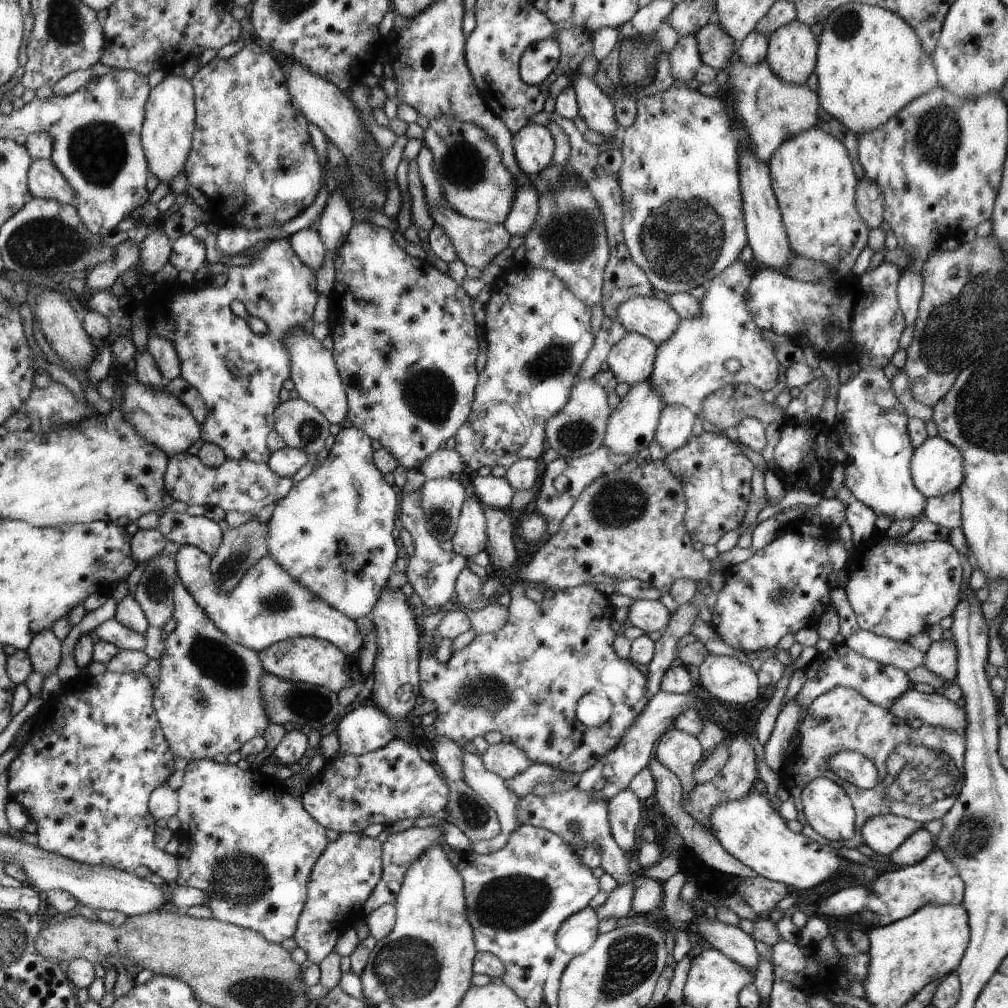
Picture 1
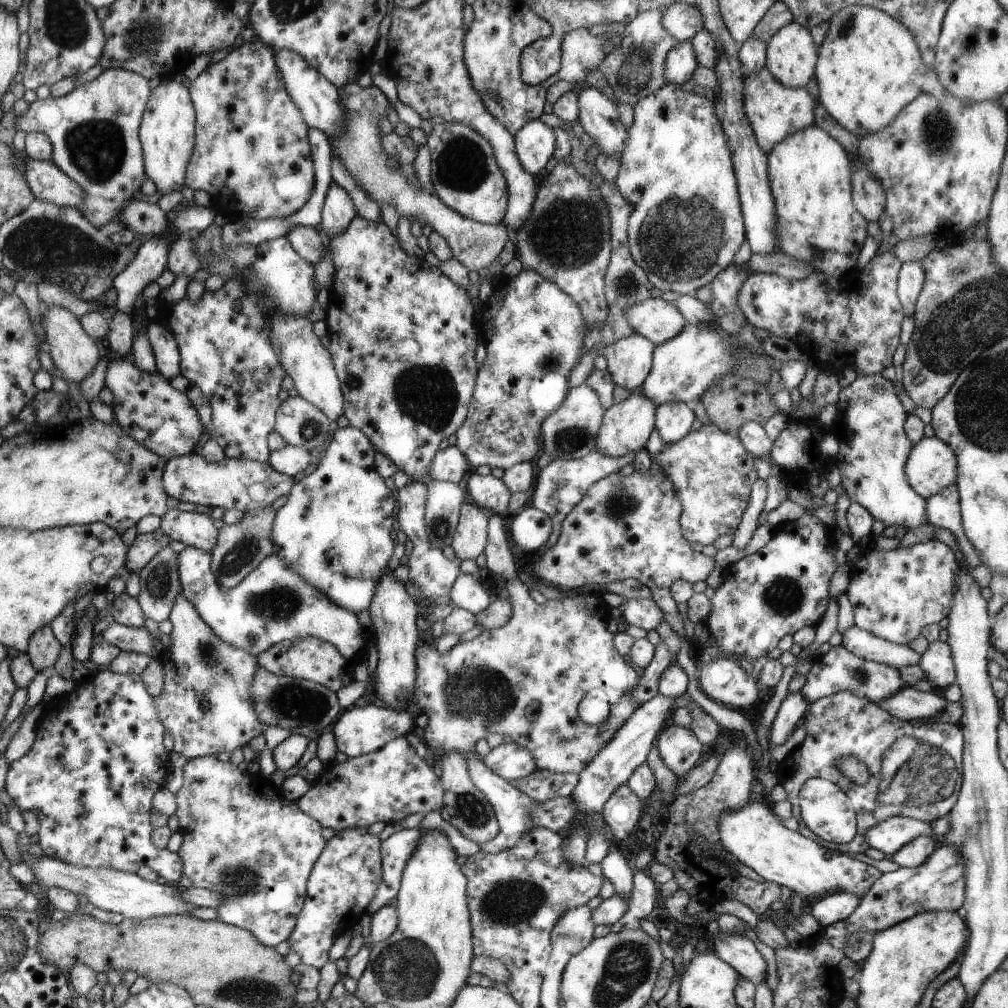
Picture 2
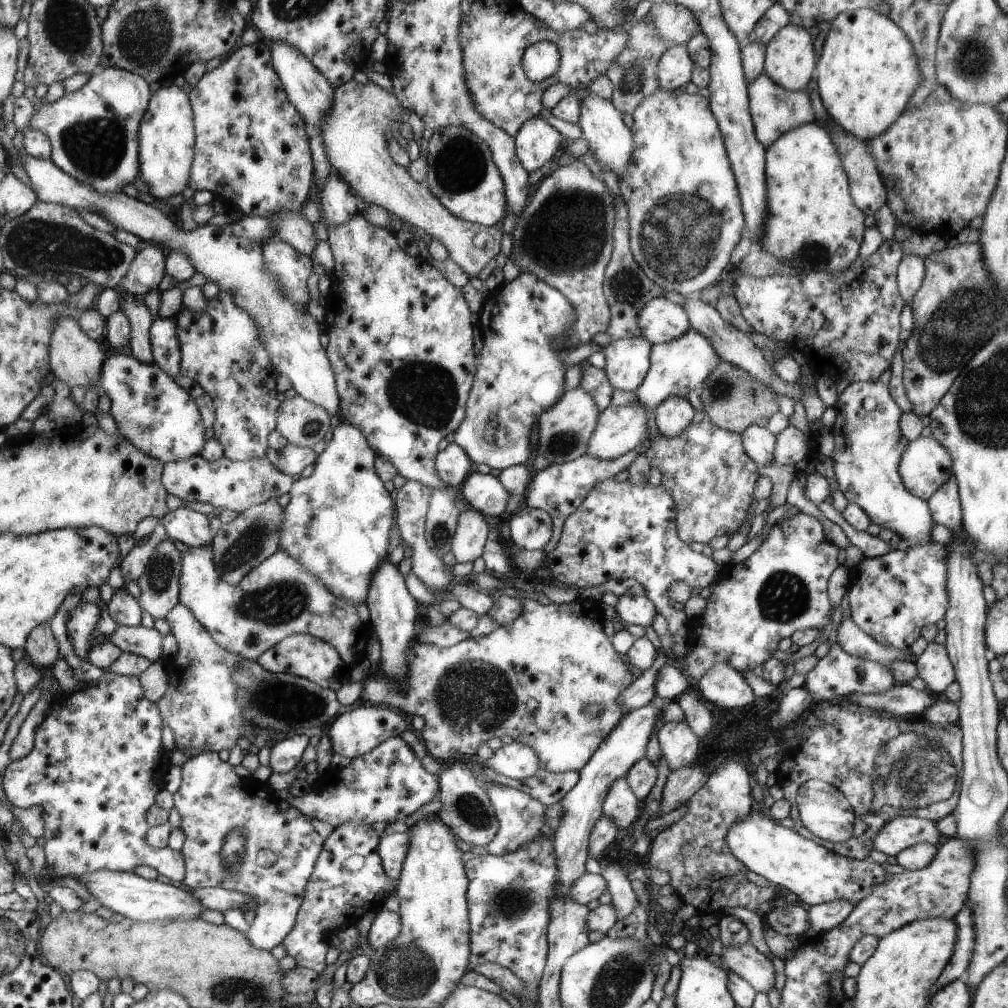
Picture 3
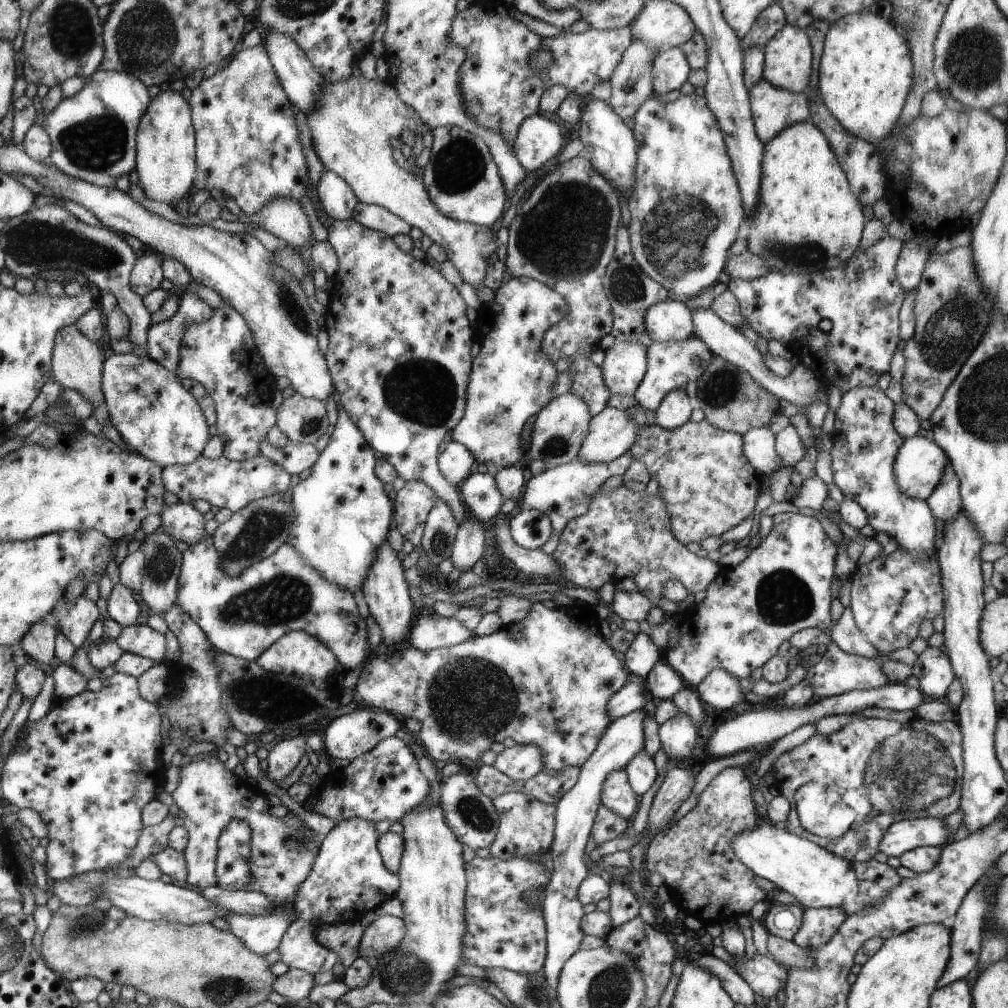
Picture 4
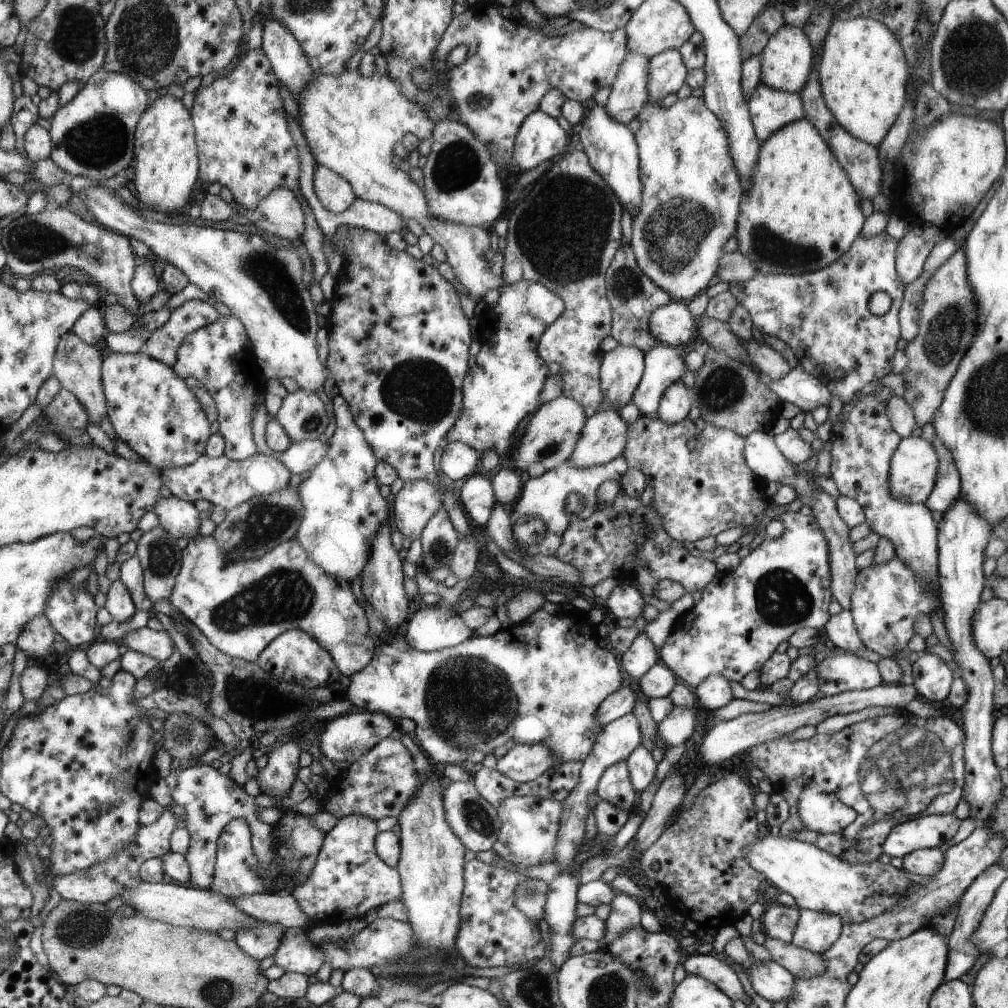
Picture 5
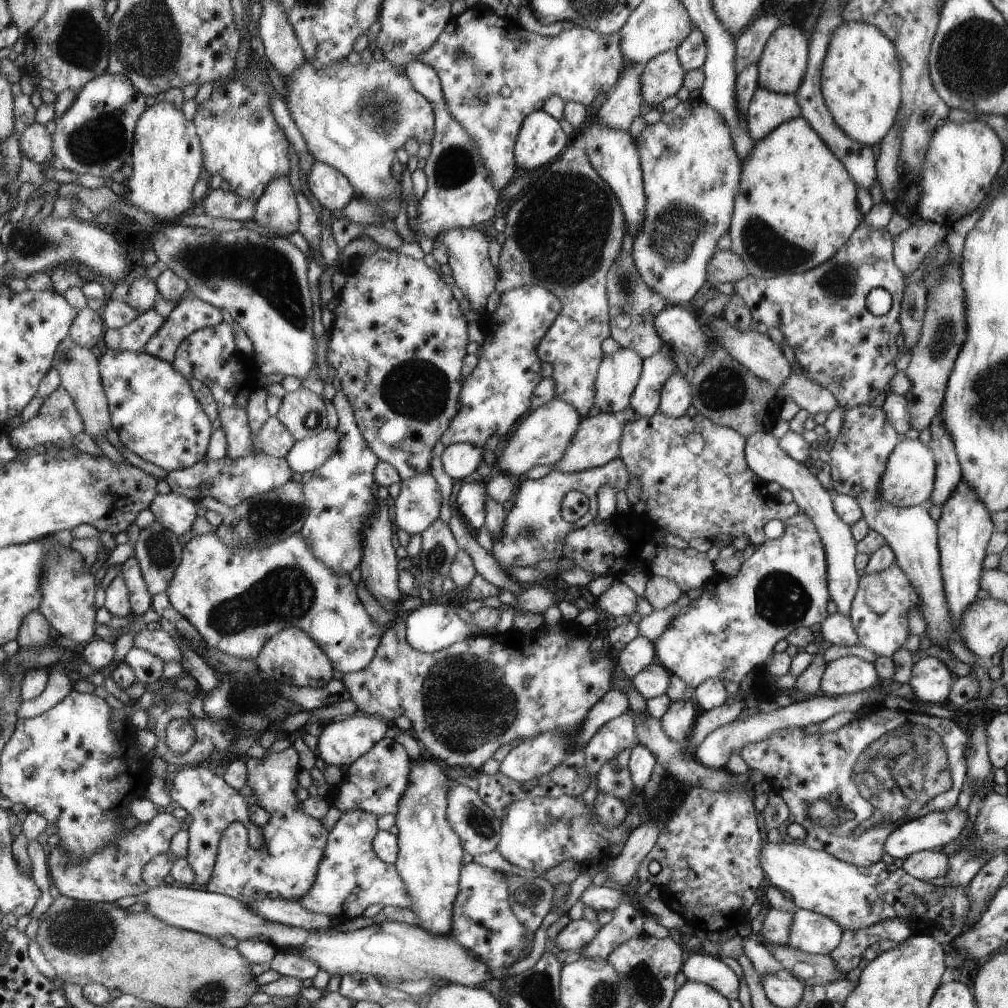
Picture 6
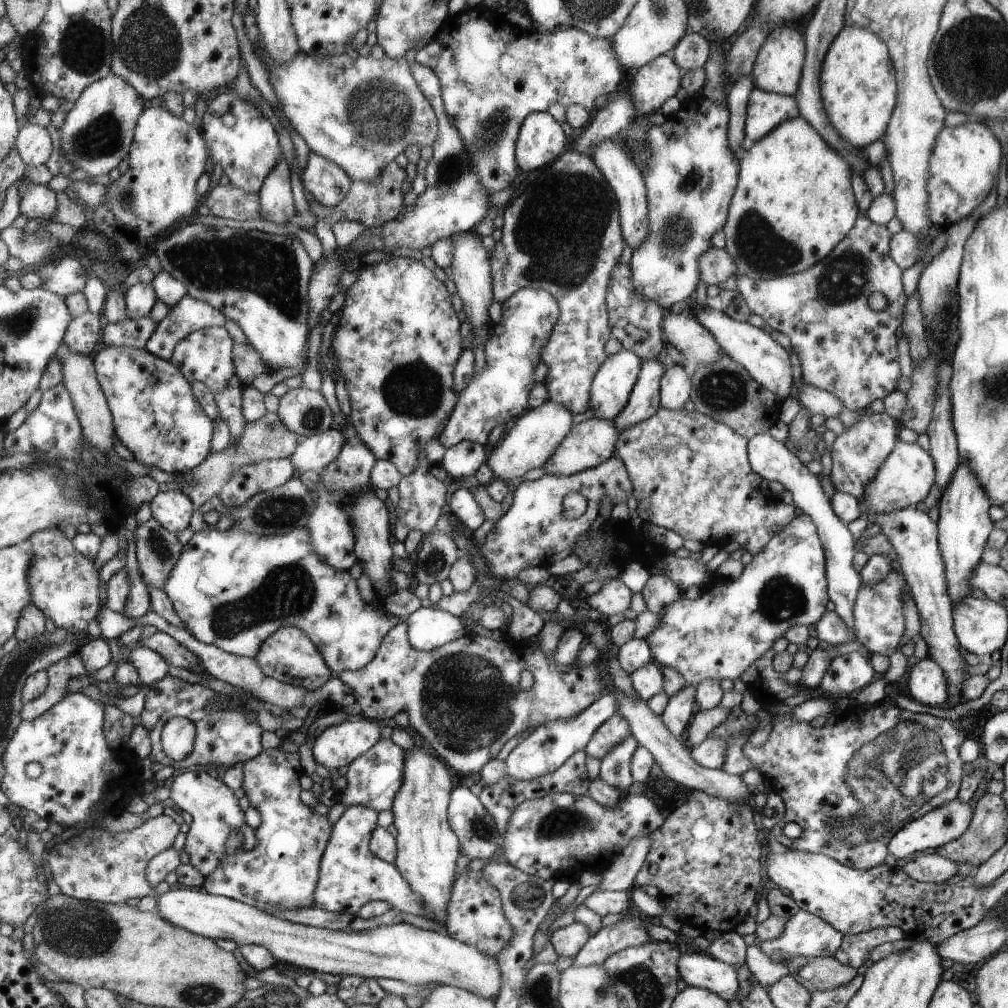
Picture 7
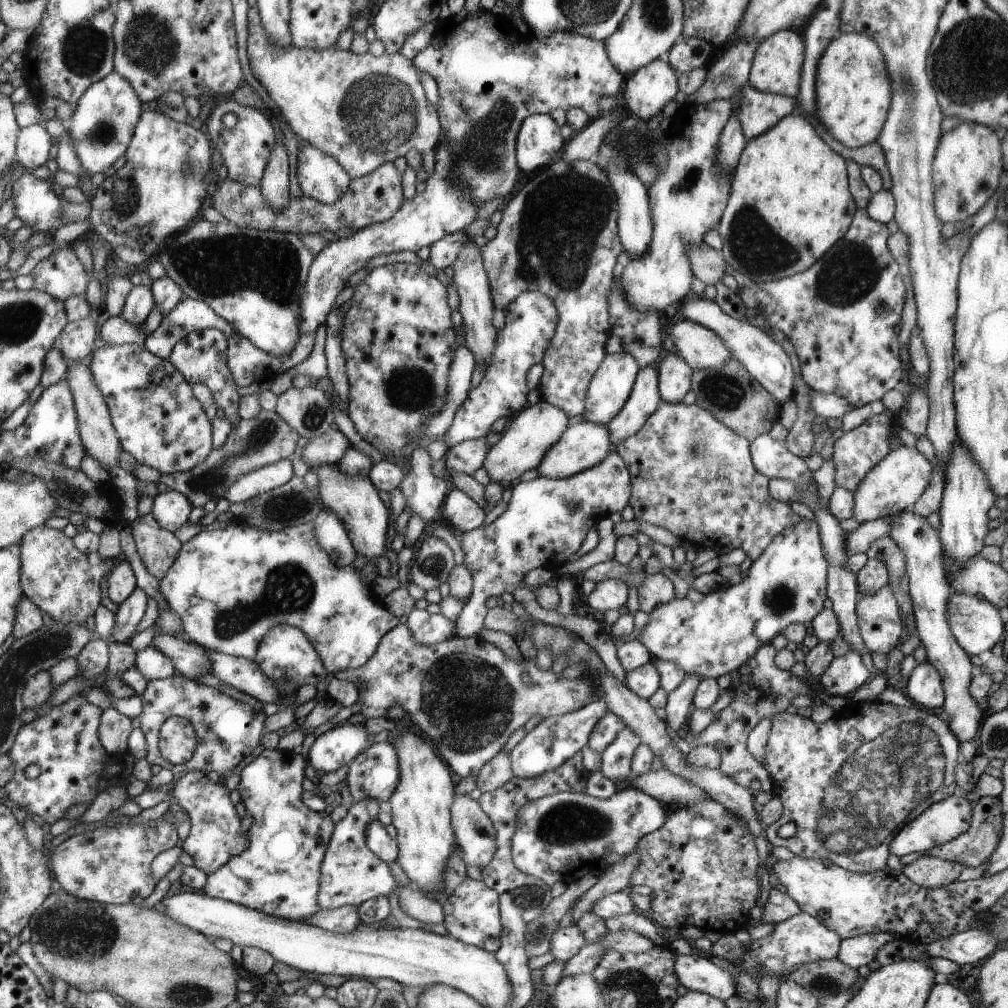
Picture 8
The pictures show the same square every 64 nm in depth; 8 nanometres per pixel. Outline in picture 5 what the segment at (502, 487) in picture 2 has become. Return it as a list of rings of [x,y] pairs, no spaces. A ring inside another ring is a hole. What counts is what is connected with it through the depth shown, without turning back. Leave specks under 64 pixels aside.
[[[479,472],[470,475],[460,485],[460,502],[472,525],[482,530],[498,503],[492,481]]]

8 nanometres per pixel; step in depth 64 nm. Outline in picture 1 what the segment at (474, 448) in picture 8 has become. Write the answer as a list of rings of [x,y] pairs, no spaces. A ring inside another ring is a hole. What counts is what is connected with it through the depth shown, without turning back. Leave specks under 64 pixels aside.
[[[441,447],[436,450],[428,459],[425,459],[418,470],[426,479],[456,478],[463,472],[464,462],[455,450],[448,450]]]

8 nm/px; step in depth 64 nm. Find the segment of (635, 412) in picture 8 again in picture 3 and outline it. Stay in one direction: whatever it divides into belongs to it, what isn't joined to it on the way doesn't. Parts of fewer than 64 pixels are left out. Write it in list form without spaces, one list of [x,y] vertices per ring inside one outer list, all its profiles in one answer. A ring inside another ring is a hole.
[[[688,330],[684,336],[676,338],[665,343],[656,343],[651,350],[651,366],[643,384],[636,389],[635,395],[638,402],[641,402],[646,408],[654,409],[668,396],[688,396],[692,390],[700,388],[700,382],[708,378],[708,374],[714,374],[714,368],[722,362],[720,354],[716,352],[716,346],[700,332]]]

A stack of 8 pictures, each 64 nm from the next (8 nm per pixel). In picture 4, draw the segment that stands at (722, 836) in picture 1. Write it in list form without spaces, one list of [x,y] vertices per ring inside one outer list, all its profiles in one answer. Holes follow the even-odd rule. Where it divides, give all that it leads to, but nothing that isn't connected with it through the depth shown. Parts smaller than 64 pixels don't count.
[[[758,824],[752,830],[742,830],[732,840],[735,854],[741,861],[761,878],[774,883],[776,890],[789,892],[804,909],[836,908],[840,906],[847,916],[864,910],[864,906],[878,906],[884,896],[900,884],[902,878],[895,868],[876,859],[867,862],[850,862],[840,858],[824,847],[780,830],[775,825]]]

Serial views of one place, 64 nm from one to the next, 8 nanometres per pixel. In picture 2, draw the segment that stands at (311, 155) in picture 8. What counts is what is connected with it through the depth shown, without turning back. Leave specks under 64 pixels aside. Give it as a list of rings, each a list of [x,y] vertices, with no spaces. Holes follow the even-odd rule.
[[[332,182],[321,213],[324,232],[330,239],[338,237],[349,228],[356,216],[358,213],[352,198],[346,190]]]

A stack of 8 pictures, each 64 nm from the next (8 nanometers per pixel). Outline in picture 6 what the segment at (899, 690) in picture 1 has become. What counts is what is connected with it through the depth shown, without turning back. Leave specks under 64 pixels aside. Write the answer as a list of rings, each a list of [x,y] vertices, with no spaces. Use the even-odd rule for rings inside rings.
[[[854,655],[844,656],[827,662],[820,693],[828,696],[852,694],[879,684],[881,681],[875,663]]]

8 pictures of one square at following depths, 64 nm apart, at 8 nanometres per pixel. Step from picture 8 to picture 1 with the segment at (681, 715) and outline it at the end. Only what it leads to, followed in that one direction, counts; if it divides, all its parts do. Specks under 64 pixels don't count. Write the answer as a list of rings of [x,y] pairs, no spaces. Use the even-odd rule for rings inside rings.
[[[675,727],[663,735],[655,746],[655,760],[678,776],[684,797],[690,797],[695,783],[694,768],[704,756],[701,741]]]

